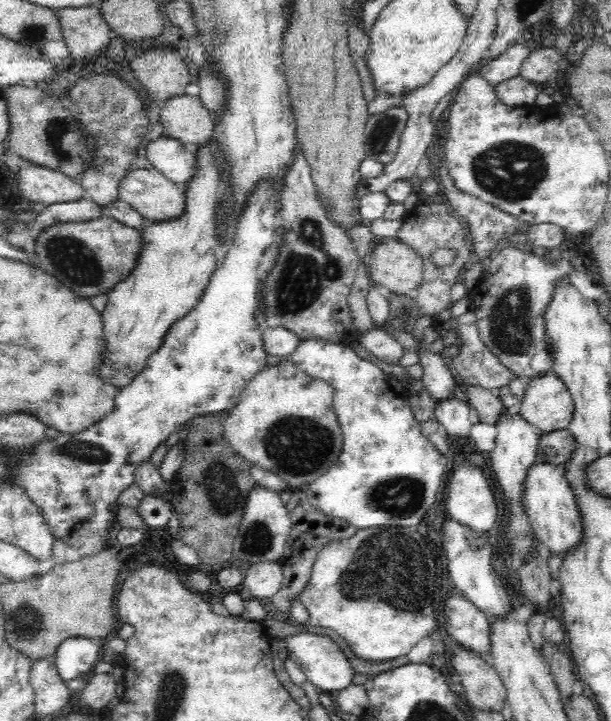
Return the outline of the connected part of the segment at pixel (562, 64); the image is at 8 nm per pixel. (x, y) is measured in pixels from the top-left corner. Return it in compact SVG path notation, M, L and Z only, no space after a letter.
M542 48L532 52L522 63L520 76L527 81L542 83L547 81L552 74L558 71L567 70L572 57L556 48Z

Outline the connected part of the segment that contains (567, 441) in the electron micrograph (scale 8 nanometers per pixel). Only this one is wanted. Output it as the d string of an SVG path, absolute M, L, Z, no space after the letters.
M568 429L542 433L538 438L535 462L563 465L573 456L574 437Z

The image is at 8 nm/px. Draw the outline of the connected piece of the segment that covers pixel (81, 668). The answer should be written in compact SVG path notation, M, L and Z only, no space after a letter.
M82 636L66 638L53 655L60 679L68 682L92 673L93 667L100 660L101 645L101 639Z

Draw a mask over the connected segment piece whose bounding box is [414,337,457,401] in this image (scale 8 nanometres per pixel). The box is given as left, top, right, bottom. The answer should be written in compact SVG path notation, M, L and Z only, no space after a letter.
M415 339L418 349L415 351L420 358L419 364L424 369L424 374L421 376L421 381L426 387L428 394L432 400L444 400L450 398L454 394L454 384L457 377L452 377L449 366L444 364L440 353L430 351L426 346L428 339Z

